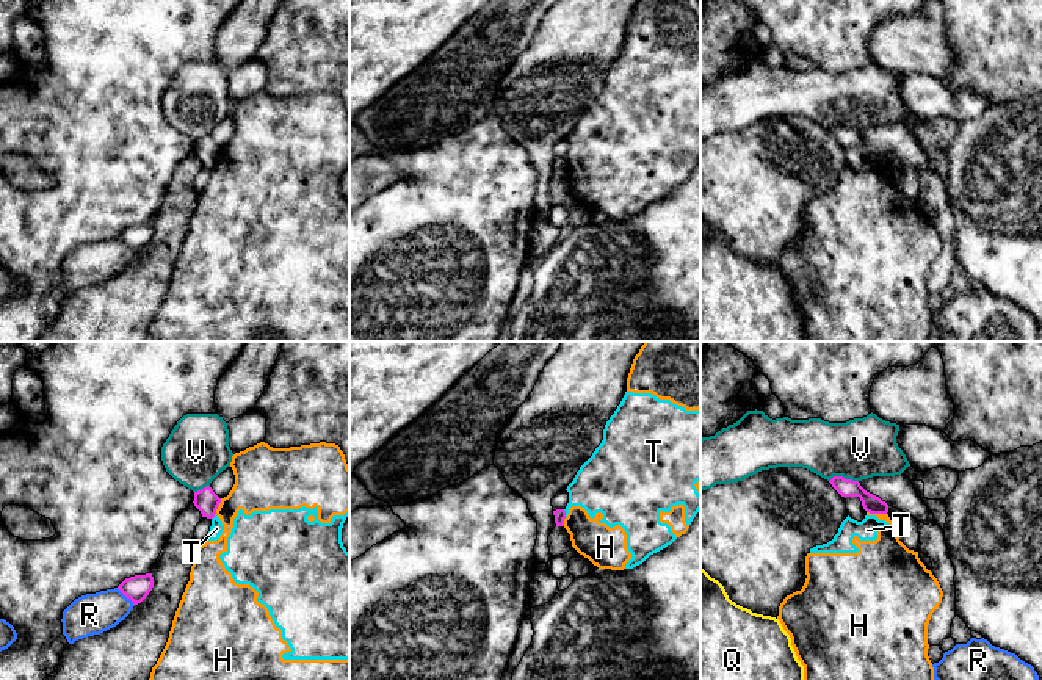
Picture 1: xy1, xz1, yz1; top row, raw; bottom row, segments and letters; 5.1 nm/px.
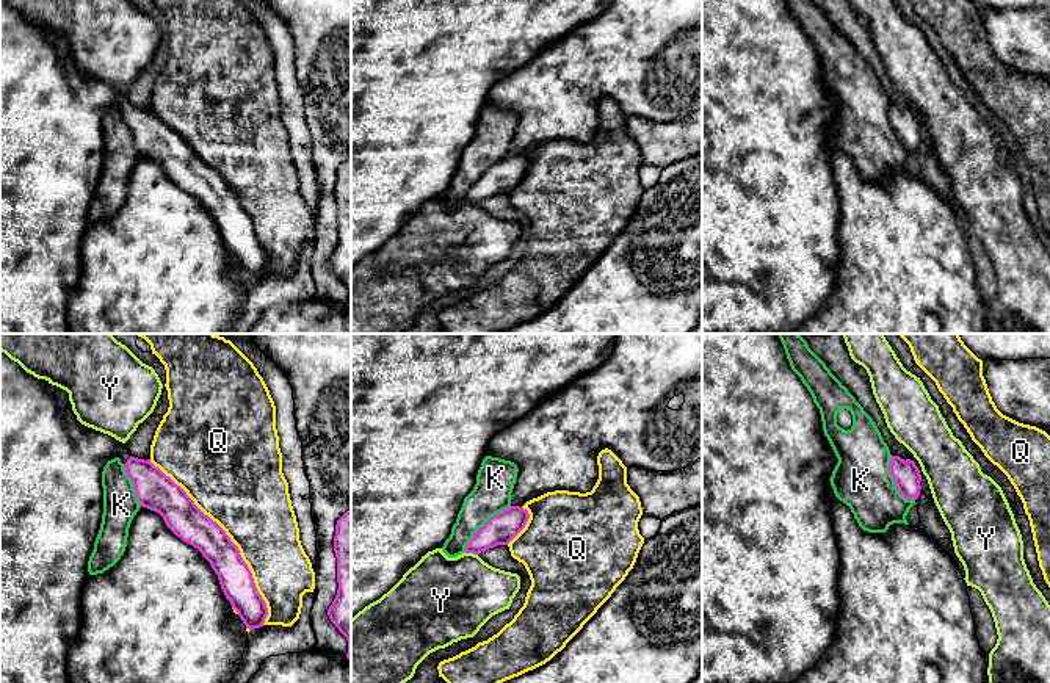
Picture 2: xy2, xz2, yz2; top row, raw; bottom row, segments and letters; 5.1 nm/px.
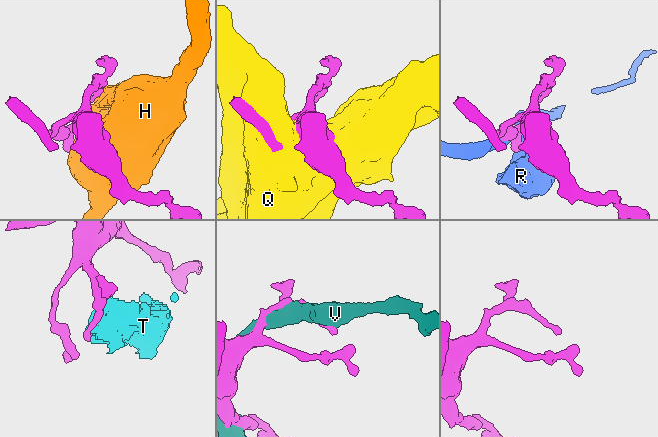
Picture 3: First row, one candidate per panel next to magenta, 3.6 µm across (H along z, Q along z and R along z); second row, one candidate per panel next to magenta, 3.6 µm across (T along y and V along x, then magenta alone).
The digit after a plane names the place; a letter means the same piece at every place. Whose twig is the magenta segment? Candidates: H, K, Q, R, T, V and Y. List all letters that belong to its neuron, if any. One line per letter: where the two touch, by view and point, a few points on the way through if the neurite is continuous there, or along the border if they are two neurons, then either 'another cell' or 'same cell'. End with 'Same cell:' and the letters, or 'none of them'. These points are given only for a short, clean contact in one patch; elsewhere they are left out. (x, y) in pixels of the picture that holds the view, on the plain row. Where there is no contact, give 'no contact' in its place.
H: meets magenta in yz1 at (876, 162); border along yz1 (867, 160), (886, 163); another cell
K: meets magenta in xz2 at (483, 174); border along xz2 (510, 154), (496, 162), (474, 184), (464, 201); another cell
Q: meets magenta in xy2 at (229, 188); another cell
R: meets magenta in xy1 at (126, 245); another cell
T: meets magenta in xz1 at (564, 162); border along xz1 (563, 159), (566, 165); another cell
V: meets magenta in yz1 at (842, 126); another cell
Y: meets magenta in xz2 at (472, 201); another cell
Same cell: none of them

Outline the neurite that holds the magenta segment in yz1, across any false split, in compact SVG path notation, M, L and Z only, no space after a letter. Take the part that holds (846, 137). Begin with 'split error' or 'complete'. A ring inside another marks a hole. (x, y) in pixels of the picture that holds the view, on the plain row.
complete; M834 125L829 132L845 147L859 146L867 161L870 163L888 161L888 154L882 150L879 146L867 141L859 130L846 128L843 125Z

